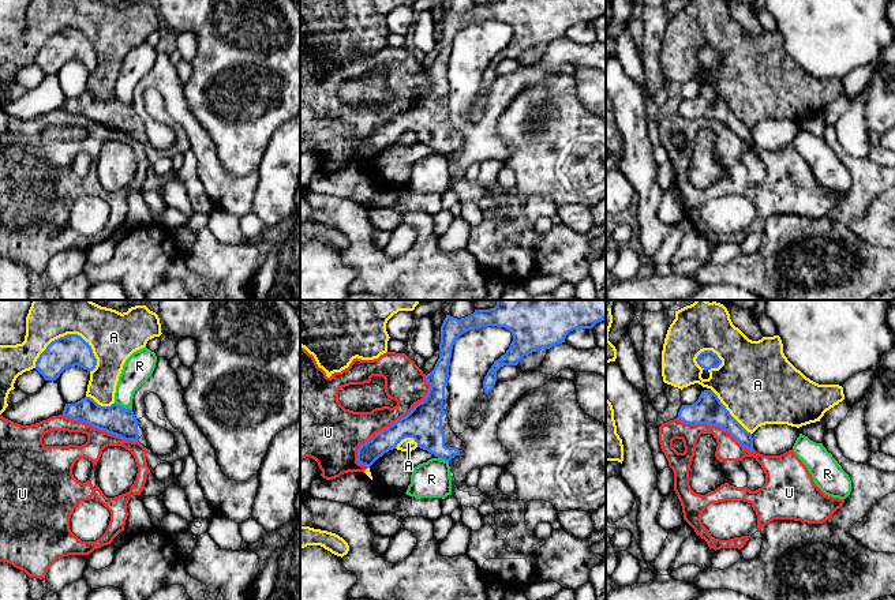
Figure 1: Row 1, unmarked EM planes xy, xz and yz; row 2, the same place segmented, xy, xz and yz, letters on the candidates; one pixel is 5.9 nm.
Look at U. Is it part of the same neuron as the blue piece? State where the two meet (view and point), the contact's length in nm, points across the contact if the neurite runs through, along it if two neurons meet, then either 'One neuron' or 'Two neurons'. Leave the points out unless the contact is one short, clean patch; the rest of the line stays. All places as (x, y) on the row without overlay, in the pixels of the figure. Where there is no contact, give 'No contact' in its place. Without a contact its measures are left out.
Touches blue at xz (396, 116). Shared border 650 nm. Two neurons

